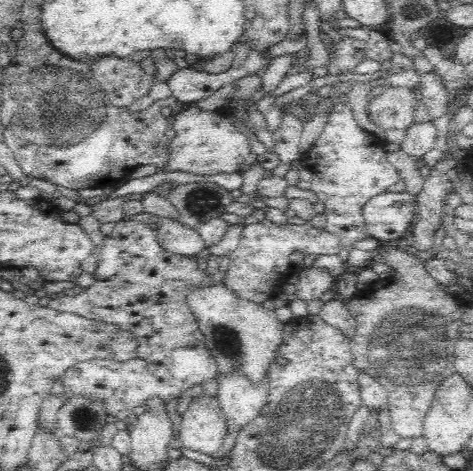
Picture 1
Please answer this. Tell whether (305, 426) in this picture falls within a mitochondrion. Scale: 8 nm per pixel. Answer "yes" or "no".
yes

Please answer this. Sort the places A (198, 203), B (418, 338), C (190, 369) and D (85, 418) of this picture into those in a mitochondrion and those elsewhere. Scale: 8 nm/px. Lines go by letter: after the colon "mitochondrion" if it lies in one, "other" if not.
A: mitochondrion
B: mitochondrion
C: other
D: mitochondrion

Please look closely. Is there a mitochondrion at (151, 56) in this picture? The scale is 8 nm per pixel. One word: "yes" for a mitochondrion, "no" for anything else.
no

